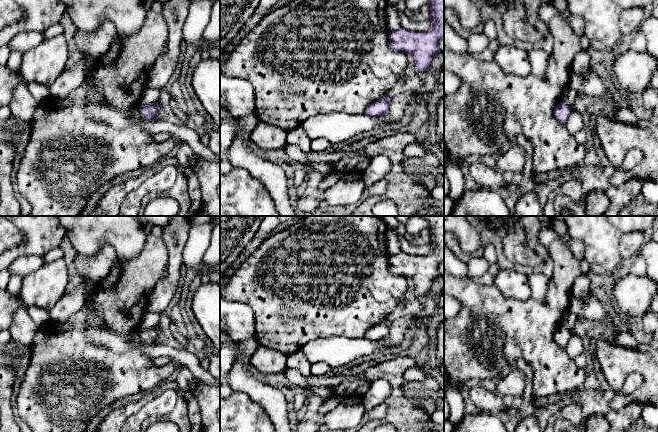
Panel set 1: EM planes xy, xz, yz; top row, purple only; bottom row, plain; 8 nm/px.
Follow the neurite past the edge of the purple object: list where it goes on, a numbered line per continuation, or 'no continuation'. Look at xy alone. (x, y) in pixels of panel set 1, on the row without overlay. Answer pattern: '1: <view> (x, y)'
no continuation

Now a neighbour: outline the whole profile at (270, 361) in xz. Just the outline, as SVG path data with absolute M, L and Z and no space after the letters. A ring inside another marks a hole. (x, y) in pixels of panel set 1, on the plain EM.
M259 346L250 359L250 364L261 373L275 374L284 372L286 359L283 353L275 349Z

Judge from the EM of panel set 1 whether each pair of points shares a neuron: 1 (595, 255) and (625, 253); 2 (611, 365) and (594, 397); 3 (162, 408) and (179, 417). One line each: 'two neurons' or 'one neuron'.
1: two neurons
2: two neurons
3: two neurons

